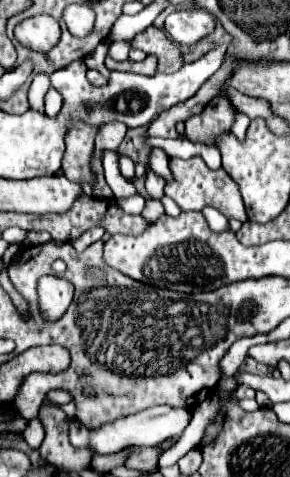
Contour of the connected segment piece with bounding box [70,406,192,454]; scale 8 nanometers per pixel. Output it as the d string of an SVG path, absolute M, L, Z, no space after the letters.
M154 406L148 410L142 410L138 414L120 418L112 424L106 424L98 430L88 430L84 428L84 424L80 424L78 420L70 422L70 442L74 446L82 446L88 448L92 446L96 454L114 454L120 452L126 446L154 446L164 442L170 436L180 436L184 432L184 428L188 426L192 418L192 412L188 412L188 408L170 408L170 406Z

